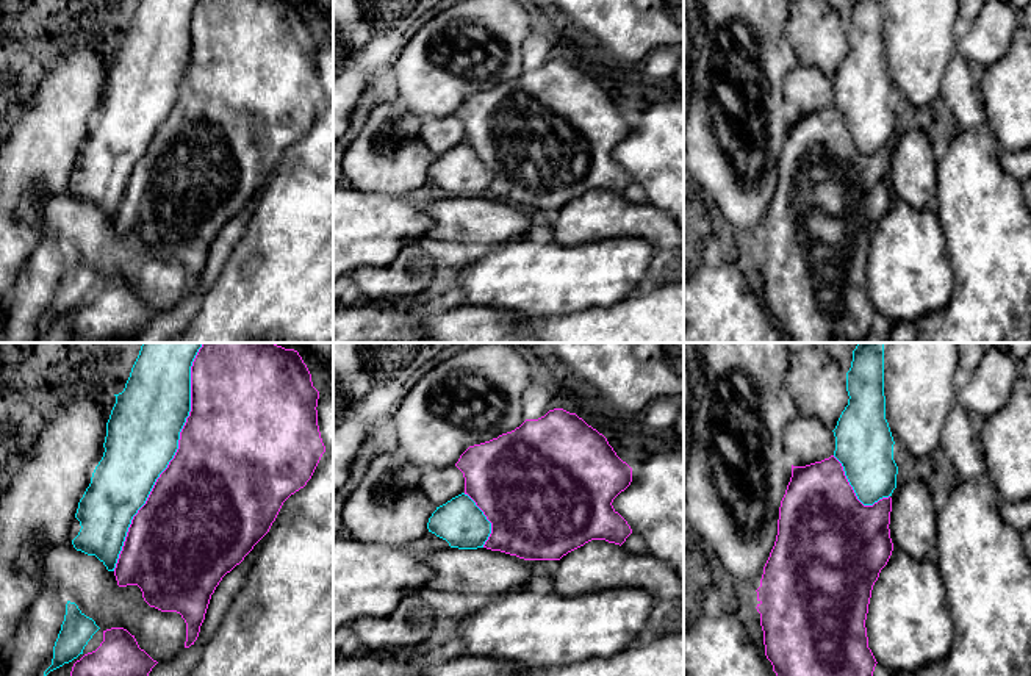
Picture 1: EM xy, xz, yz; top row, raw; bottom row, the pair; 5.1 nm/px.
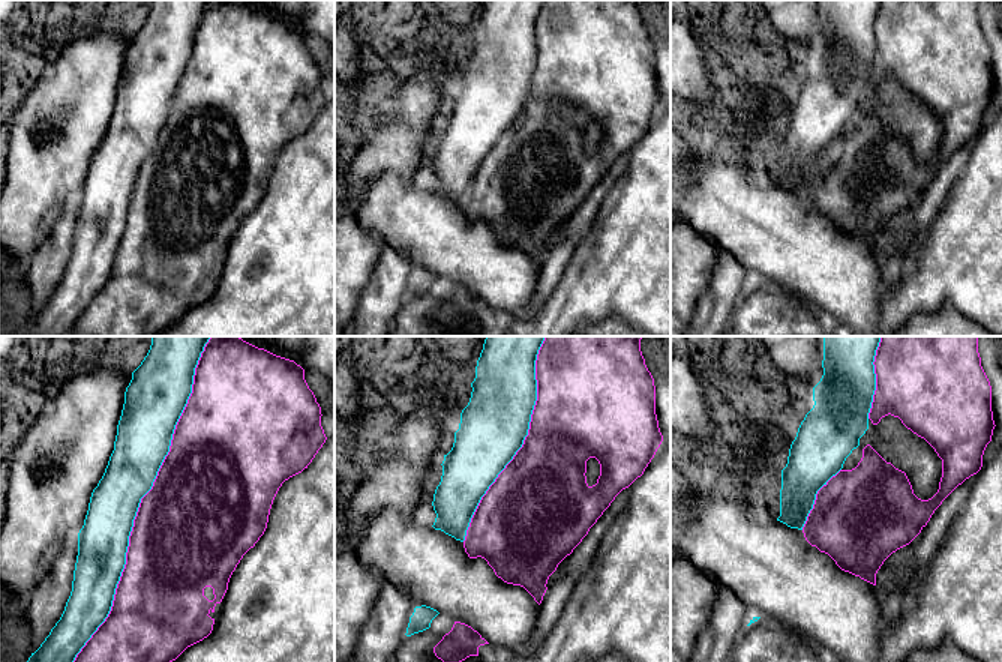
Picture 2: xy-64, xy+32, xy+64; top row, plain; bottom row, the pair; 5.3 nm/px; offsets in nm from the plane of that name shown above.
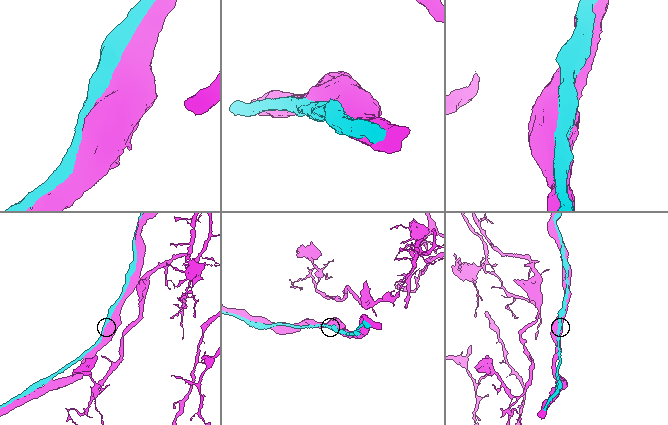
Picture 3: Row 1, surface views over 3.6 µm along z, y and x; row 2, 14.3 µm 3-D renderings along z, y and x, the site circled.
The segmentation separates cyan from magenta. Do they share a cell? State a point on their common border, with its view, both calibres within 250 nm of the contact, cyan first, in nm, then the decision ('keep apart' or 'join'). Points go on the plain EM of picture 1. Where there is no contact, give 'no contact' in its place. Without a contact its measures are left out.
meets cyan in xy at (171, 108); 380 nm thick on the cyan side, 500 nm on the other; join

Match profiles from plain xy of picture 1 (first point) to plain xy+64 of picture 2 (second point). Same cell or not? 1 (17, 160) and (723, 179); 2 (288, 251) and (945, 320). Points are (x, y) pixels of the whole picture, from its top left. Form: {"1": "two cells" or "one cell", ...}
{"1": "two cells", "2": "two cells"}

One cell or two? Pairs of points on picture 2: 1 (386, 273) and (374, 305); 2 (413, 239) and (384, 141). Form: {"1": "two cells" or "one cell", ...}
{"1": "one cell", "2": "two cells"}

